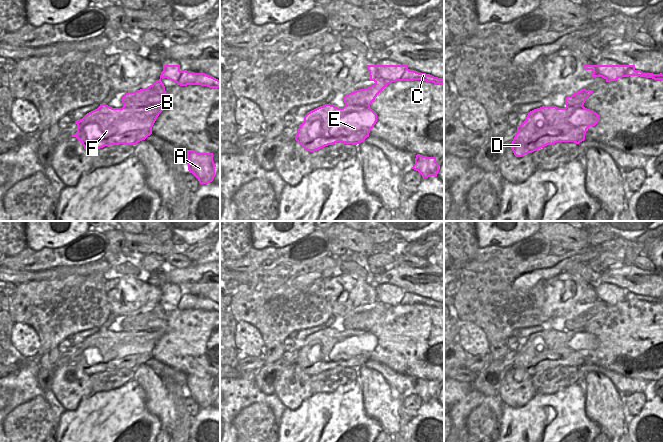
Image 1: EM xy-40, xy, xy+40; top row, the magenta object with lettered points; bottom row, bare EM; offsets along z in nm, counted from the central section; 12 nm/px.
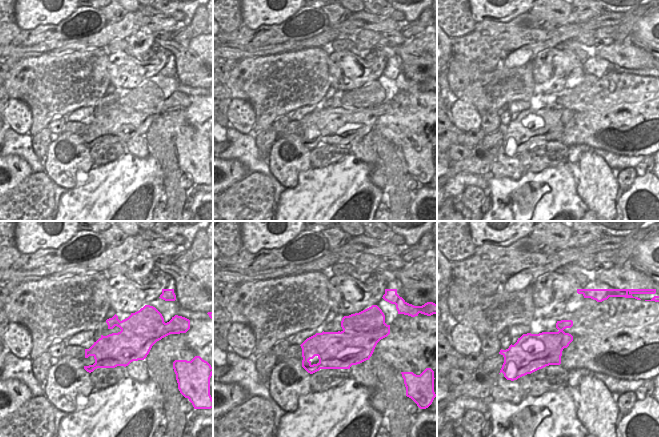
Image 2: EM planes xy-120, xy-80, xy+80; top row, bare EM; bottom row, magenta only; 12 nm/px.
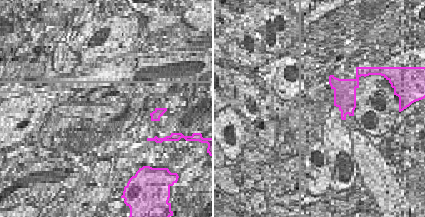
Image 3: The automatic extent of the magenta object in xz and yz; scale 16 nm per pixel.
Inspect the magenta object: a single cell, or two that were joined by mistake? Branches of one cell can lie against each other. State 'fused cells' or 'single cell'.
single cell

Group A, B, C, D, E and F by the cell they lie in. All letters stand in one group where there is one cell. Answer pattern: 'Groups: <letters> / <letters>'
Groups: A B C D E F.

